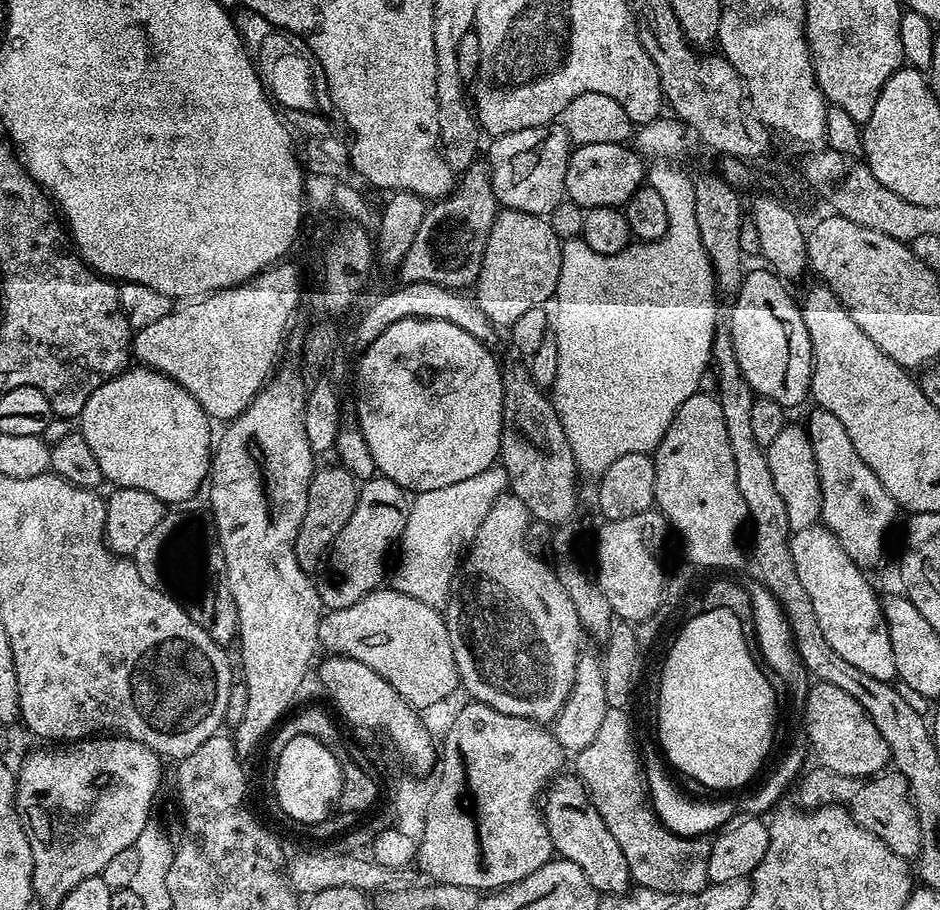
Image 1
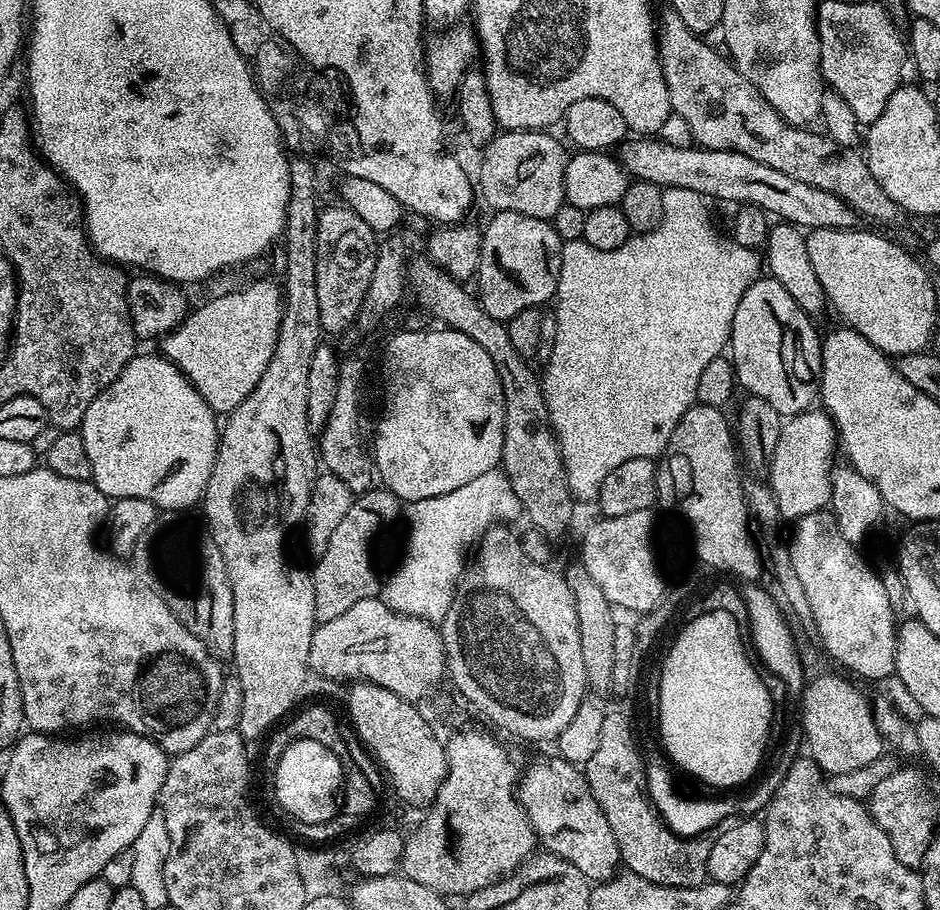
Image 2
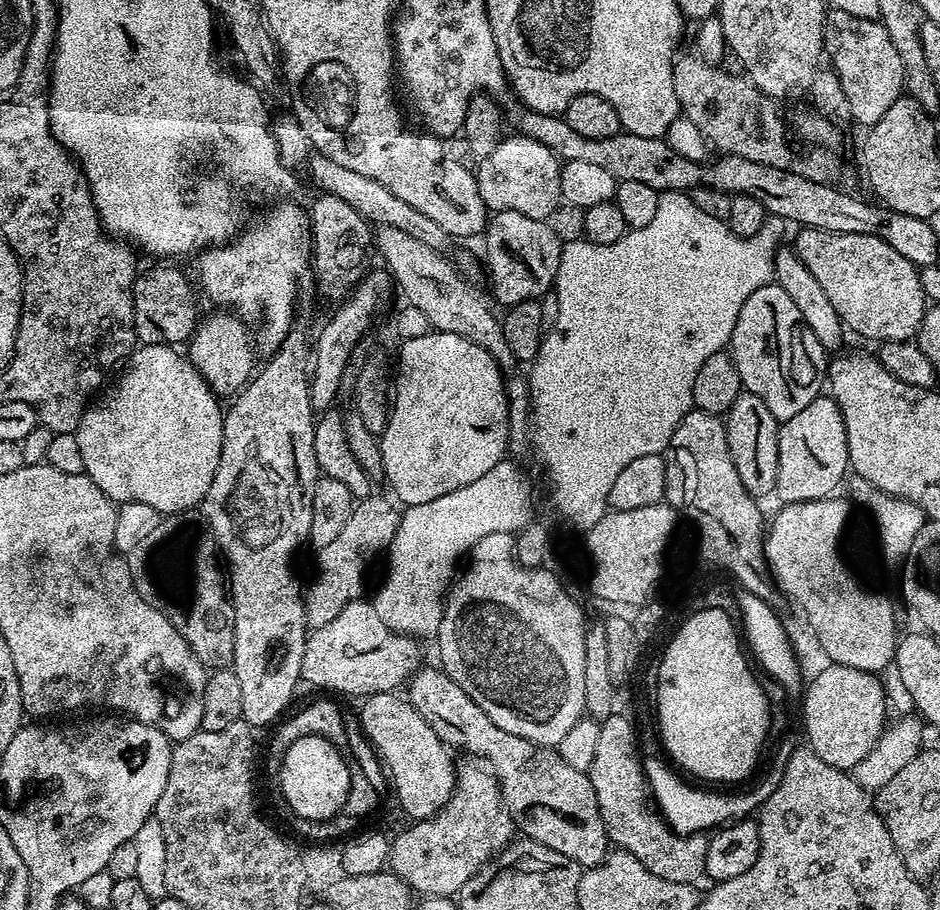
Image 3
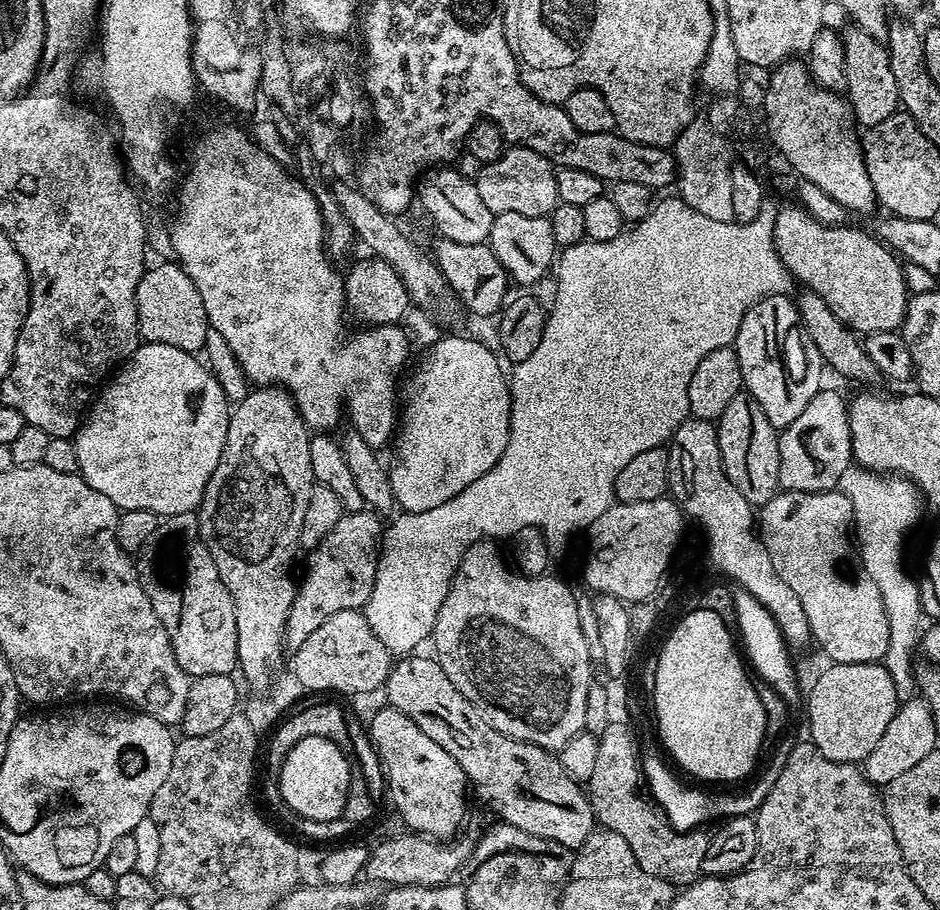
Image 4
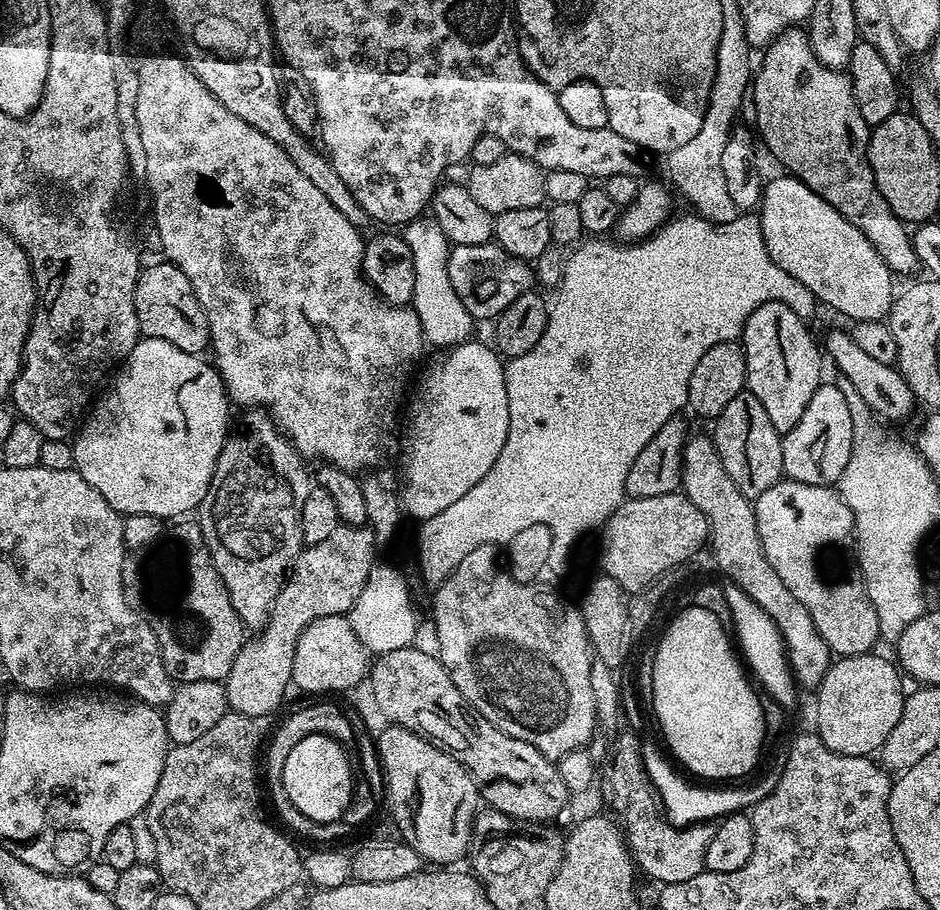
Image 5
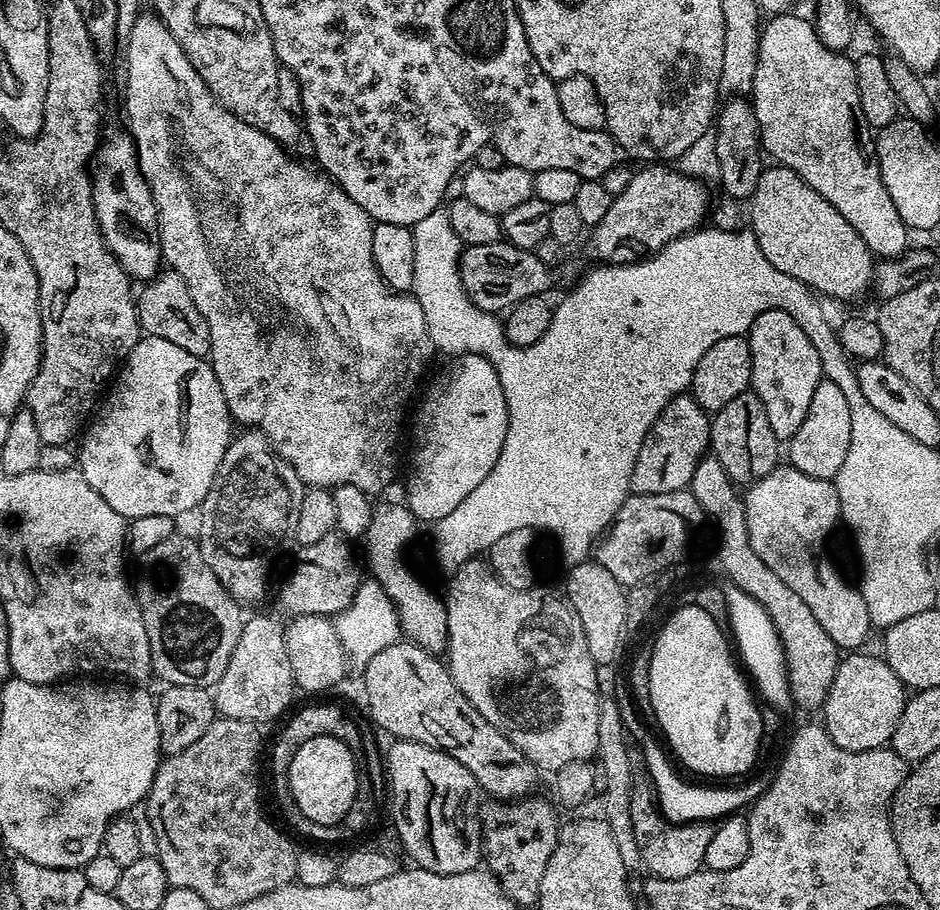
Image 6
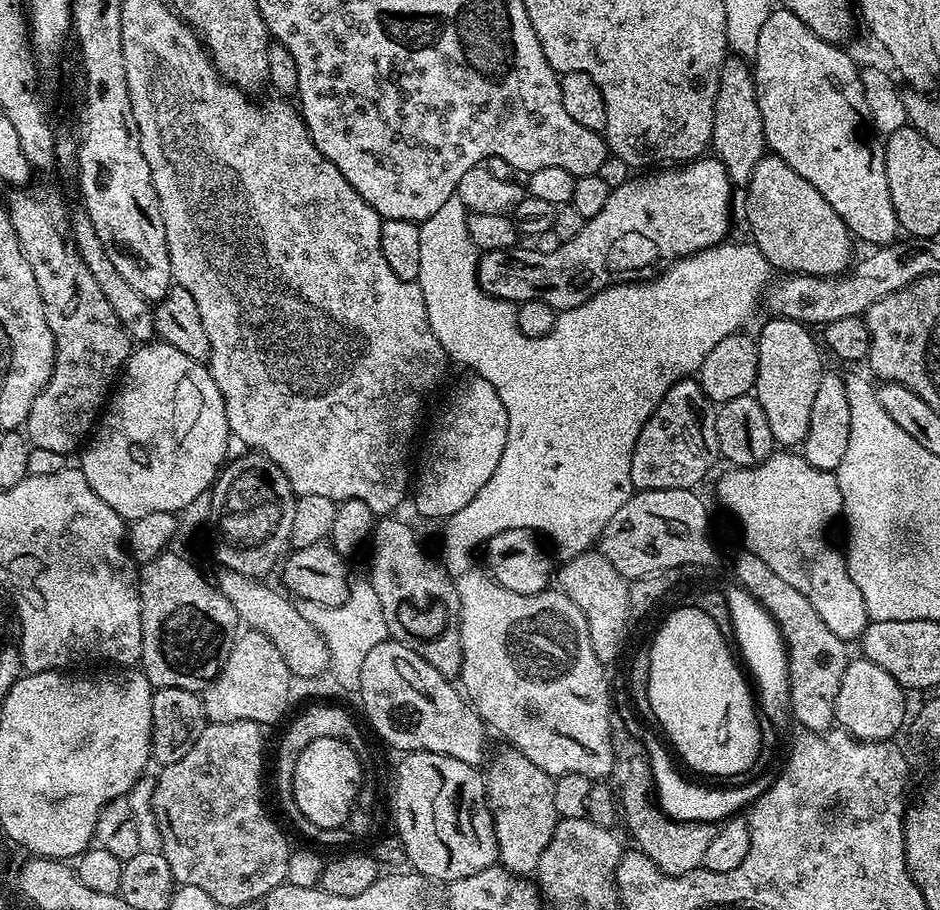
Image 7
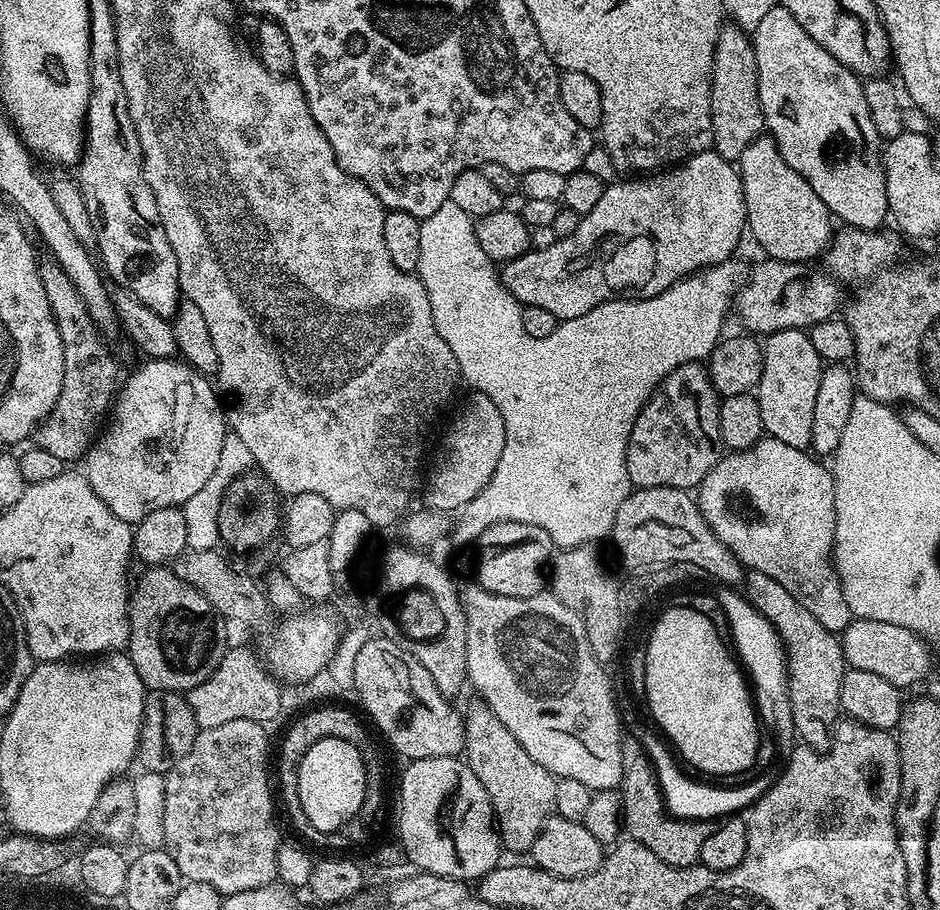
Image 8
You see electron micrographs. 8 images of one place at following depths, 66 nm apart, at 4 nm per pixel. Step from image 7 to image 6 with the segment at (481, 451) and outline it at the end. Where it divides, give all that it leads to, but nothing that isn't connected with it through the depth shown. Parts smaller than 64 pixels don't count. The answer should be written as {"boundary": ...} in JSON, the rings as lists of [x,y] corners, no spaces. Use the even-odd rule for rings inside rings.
{"boundary":[[[467,355],[455,357],[451,363],[448,372],[433,382],[416,412],[416,445],[412,448],[412,477],[408,480],[406,503],[420,522],[435,522],[451,514],[494,470],[494,462],[502,454],[502,442],[506,442],[506,394],[502,394],[502,382],[498,382],[491,362],[481,356]]]}

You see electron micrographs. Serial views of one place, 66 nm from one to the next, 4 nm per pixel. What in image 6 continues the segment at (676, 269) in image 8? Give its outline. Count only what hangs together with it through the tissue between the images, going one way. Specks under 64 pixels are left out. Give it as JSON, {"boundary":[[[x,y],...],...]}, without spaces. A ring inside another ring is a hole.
{"boundary":[[[660,162],[641,168],[644,168],[641,172],[633,171],[630,186],[626,186],[622,194],[612,197],[606,218],[602,218],[591,231],[593,234],[590,246],[593,254],[598,258],[597,261],[606,264],[635,264],[638,260],[662,251],[667,244],[674,242],[680,236],[697,231],[709,219],[710,203],[708,204],[708,192],[704,189],[707,187],[701,181],[694,180],[679,170],[671,172],[668,169],[671,167]],[[499,240],[494,243],[486,243],[482,246],[467,245],[460,256],[460,277],[462,278],[463,288],[467,296],[471,298],[479,309],[487,312],[503,313],[505,310],[517,304],[522,298],[545,295],[547,289],[552,284],[551,267],[544,264],[536,256],[535,251],[514,247],[505,240]]]}

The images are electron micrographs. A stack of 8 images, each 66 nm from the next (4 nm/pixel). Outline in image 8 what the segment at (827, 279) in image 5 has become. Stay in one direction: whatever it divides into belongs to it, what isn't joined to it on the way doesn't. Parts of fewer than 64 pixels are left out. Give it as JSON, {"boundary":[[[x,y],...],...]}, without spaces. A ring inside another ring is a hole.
{"boundary":[[[762,134],[744,147],[738,171],[746,202],[746,228],[760,243],[763,255],[795,264],[812,262],[815,256],[823,257],[834,235],[833,217],[822,198],[810,190],[810,182],[782,158],[771,136]]]}

